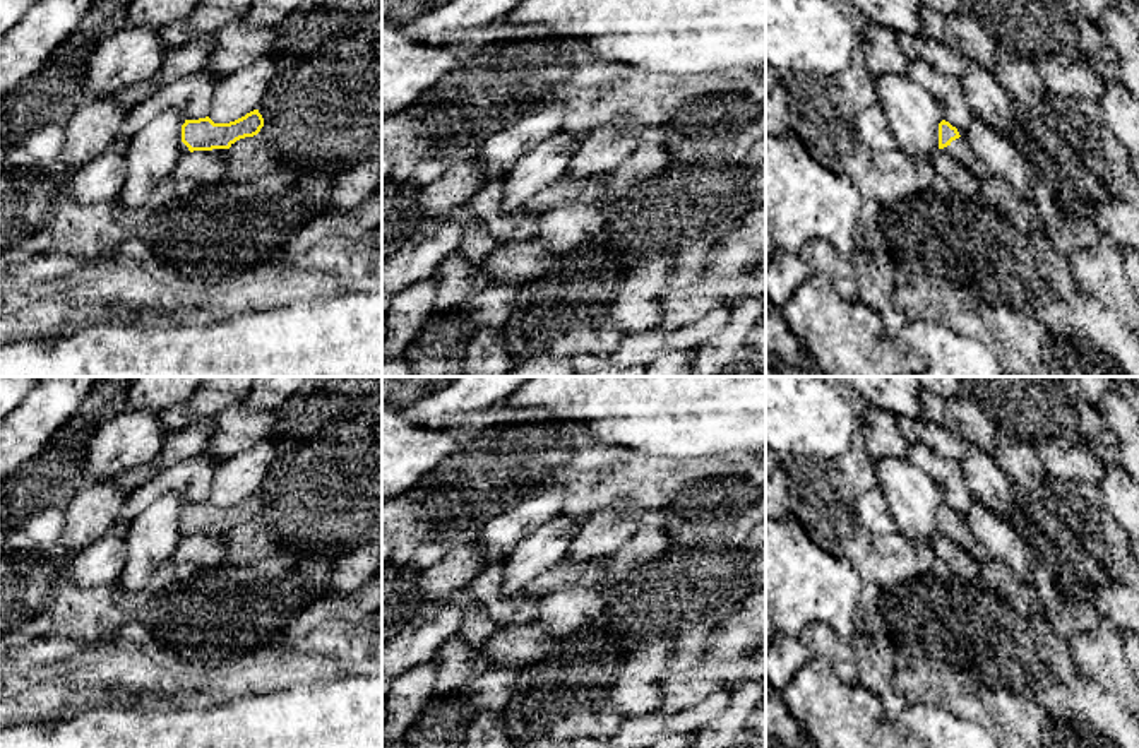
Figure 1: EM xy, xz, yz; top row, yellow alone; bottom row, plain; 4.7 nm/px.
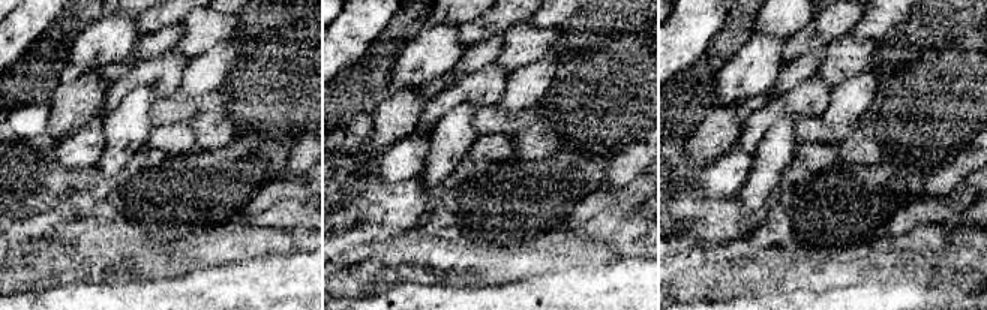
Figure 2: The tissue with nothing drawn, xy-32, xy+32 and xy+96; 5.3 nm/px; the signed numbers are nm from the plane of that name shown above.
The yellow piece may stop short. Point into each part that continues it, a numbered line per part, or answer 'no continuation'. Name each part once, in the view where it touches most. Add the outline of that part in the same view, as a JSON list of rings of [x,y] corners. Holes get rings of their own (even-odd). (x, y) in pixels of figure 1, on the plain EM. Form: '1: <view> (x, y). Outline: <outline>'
1: yz (958, 533). Outline: [[[961,520],[952,524],[942,534],[952,539],[956,544],[959,544],[969,555],[973,555],[978,561],[993,556],[983,544],[980,544],[975,539],[975,536],[968,531],[968,527]]]

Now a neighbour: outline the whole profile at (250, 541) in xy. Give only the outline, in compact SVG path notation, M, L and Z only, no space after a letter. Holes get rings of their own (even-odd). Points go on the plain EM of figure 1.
M257 519L245 520L230 531L230 553L226 565L243 567L260 561L277 551L277 541L271 529Z

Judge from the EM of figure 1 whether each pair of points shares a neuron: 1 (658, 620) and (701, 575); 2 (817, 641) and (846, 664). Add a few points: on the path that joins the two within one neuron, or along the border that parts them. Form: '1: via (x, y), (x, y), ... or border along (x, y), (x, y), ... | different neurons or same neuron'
1: via (667, 610), (691, 586) | same neuron
2: via (824, 642), (840, 658) | same neuron

